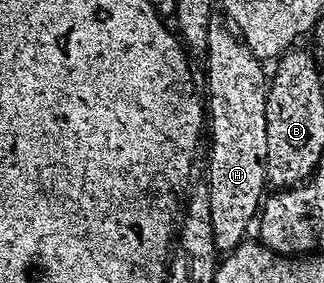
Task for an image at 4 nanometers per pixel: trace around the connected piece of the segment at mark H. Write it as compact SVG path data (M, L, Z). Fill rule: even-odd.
M213 20L209 24L206 62L205 126L209 138L211 134L211 152L207 158L205 185L209 196L215 249L230 252L242 246L248 237L247 229L250 226L252 229L265 198L263 189L268 189L269 186L269 136L265 120L269 78L266 73L263 75L264 63L219 20Z

